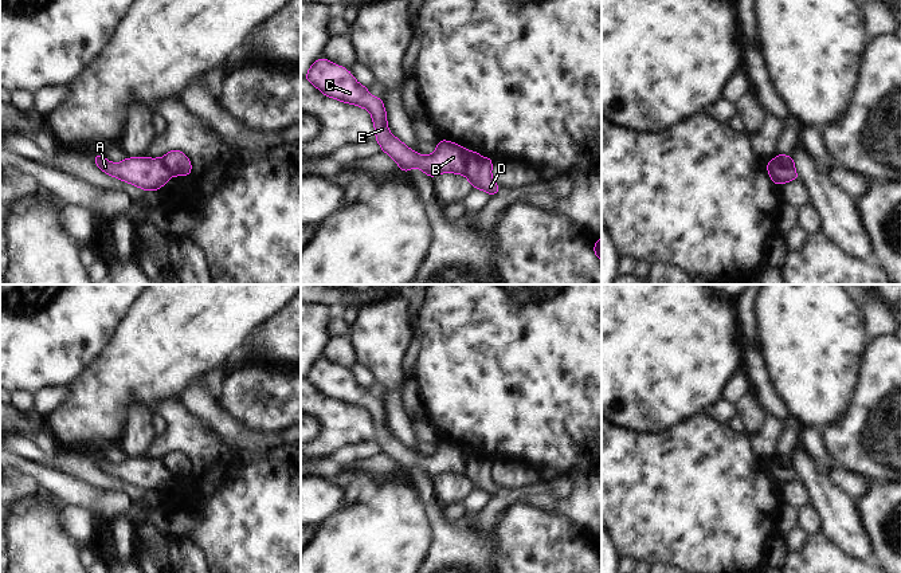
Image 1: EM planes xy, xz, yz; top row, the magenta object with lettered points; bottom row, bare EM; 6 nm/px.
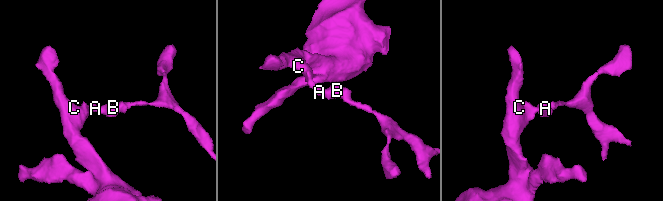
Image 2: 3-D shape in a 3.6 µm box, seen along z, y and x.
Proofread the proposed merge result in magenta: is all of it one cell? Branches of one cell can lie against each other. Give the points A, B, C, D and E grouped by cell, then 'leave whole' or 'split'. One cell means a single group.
groups A B C E / D; split

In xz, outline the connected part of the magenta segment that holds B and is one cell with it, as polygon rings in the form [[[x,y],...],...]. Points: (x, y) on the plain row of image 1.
[[[320,358],[310,366],[305,380],[329,399],[367,409],[372,416],[376,429],[375,440],[381,446],[381,452],[389,455],[403,474],[420,468],[428,478],[446,472],[465,475],[467,451],[463,447],[439,440],[432,455],[420,456],[393,437],[387,427],[387,412],[381,399],[371,396],[348,369]]]

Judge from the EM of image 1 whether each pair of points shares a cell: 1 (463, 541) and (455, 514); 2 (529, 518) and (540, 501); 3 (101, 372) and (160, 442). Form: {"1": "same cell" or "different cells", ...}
{"1": "different cells", "2": "different cells", "3": "different cells"}

